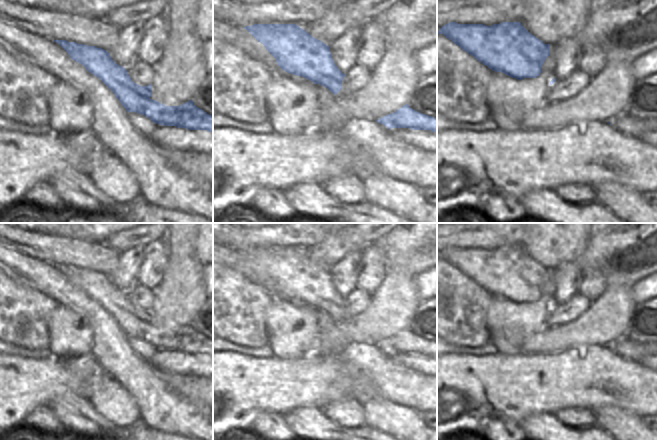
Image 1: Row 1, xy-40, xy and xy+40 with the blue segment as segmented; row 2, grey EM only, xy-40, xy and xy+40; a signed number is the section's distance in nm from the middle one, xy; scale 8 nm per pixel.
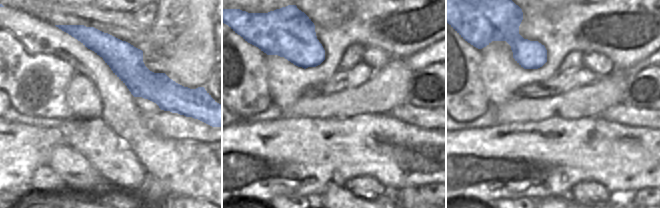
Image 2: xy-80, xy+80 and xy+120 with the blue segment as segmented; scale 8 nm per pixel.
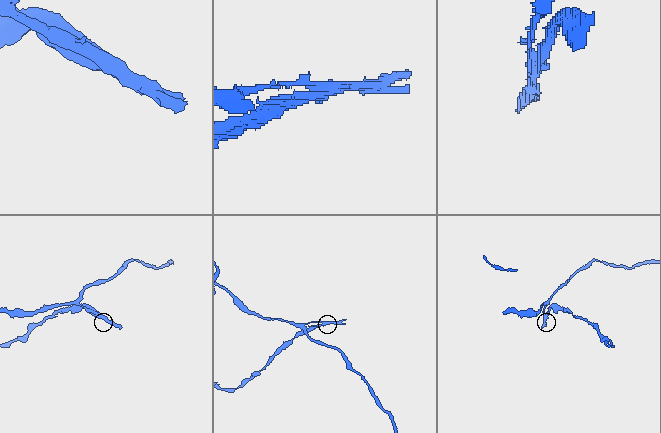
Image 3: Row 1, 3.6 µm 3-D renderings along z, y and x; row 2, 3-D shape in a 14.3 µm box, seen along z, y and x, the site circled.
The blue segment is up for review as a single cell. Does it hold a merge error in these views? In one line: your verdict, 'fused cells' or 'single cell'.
fused cells

